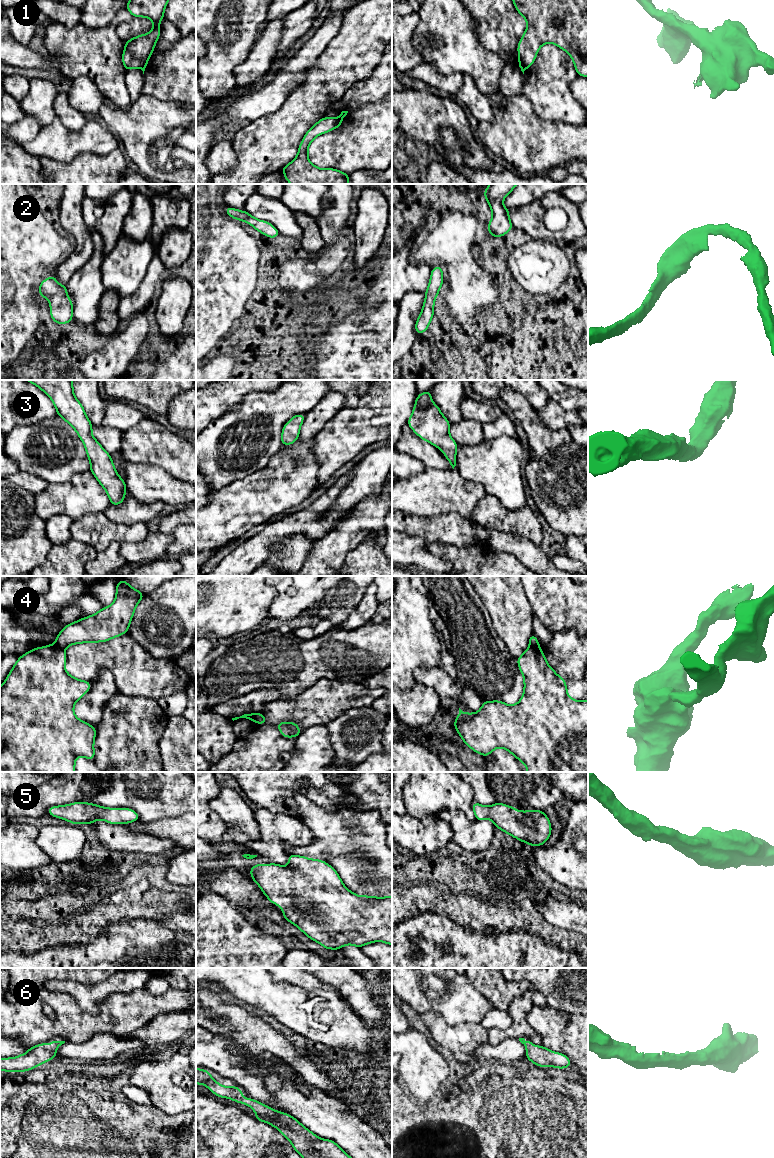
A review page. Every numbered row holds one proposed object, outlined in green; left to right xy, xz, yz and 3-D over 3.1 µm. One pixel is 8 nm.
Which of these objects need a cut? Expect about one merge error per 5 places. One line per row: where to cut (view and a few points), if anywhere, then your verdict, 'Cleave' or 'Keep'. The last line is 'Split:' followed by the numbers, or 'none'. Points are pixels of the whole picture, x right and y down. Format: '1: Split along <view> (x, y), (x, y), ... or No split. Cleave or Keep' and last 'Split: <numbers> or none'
1: Split along yz (519, 60), (529, 66). Cleave
2: No split. Keep
3: No split. Keep
4: Split along xy (55, 643), (63, 649). Cleave
5: No split. Keep
6: No split. Keep
Split: 1, 4

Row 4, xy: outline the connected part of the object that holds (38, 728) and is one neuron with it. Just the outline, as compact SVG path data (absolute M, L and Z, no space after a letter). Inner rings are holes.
M56 644L35 648L18 658L0 687L0 740L3 743L0 748L0 772L75 772L75 759L77 757L83 756L88 760L95 759L94 739L96 728L78 719L73 711L74 704L89 691L91 682L76 679L69 675L65 669L65 663L65 651Z

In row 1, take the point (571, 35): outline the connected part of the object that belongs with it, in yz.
M513 0L519 14L527 21L527 28L518 43L519 61L531 66L540 47L553 43L566 51L572 58L577 75L588 77L588 0Z

